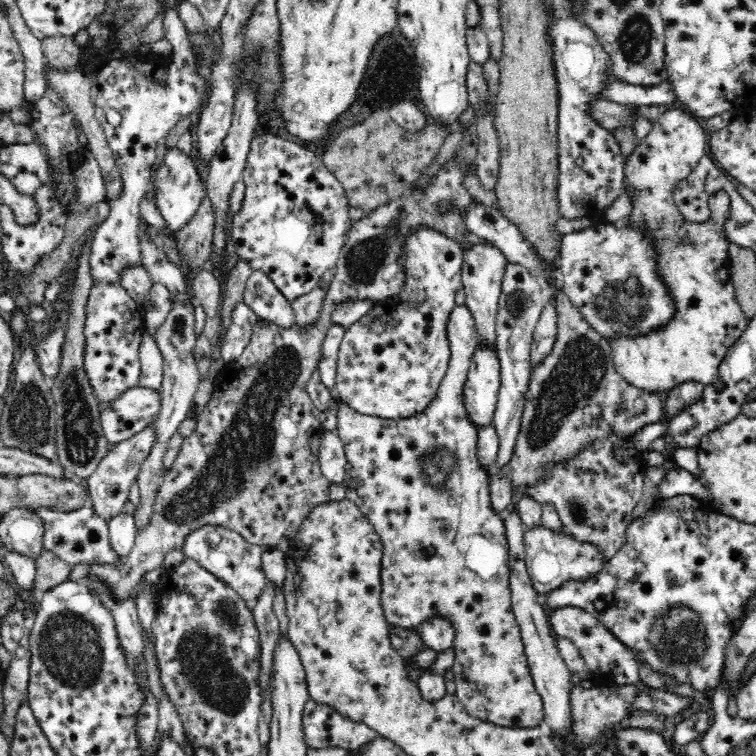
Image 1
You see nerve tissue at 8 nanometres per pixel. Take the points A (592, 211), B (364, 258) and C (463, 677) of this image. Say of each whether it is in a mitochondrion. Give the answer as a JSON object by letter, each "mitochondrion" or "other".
{"A":"other","B":"mitochondrion","C":"other"}

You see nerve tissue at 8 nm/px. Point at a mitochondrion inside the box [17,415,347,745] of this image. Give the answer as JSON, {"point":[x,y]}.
{"point":[211,675]}

